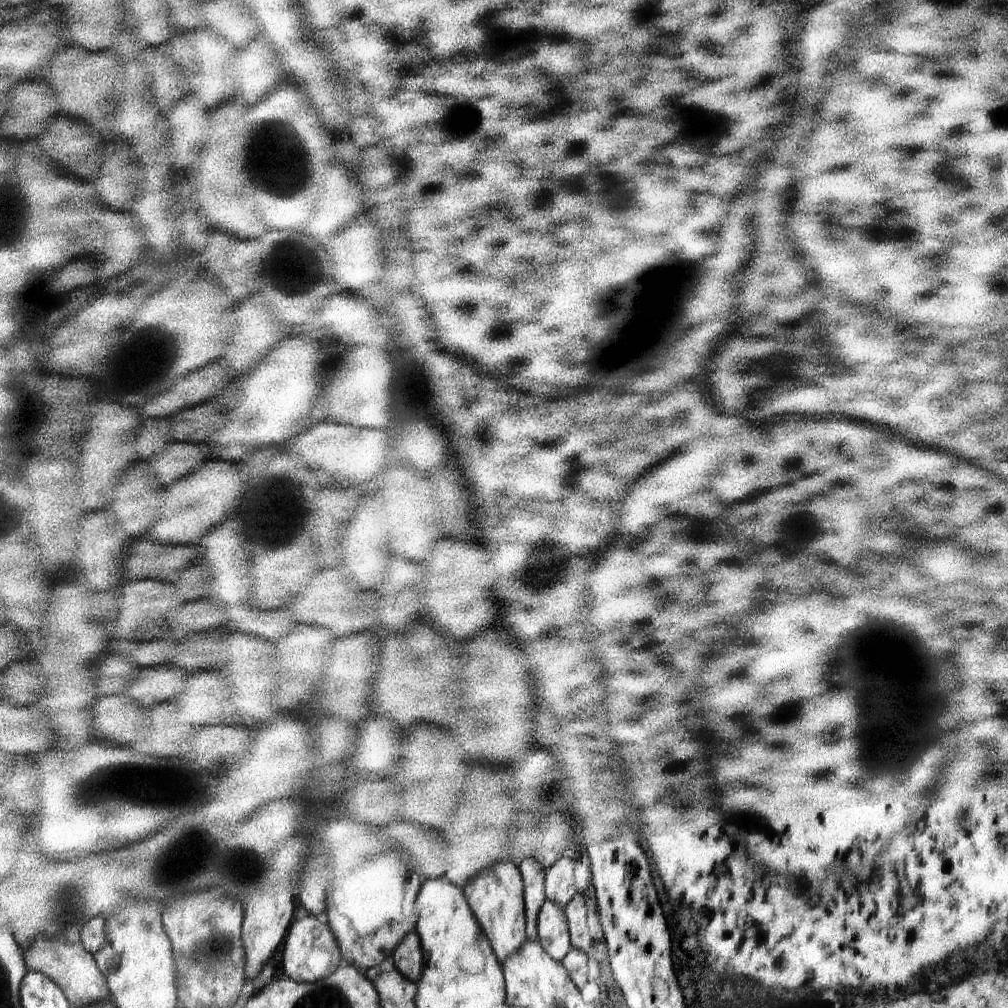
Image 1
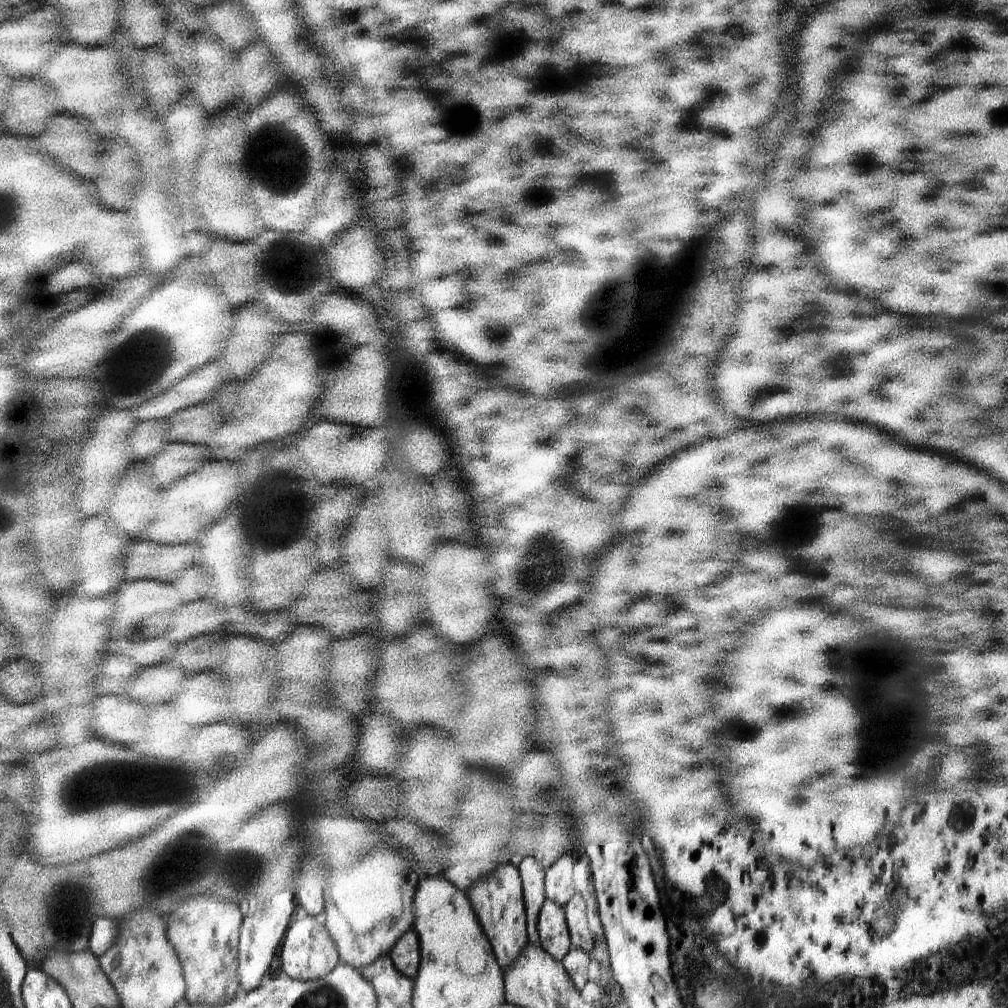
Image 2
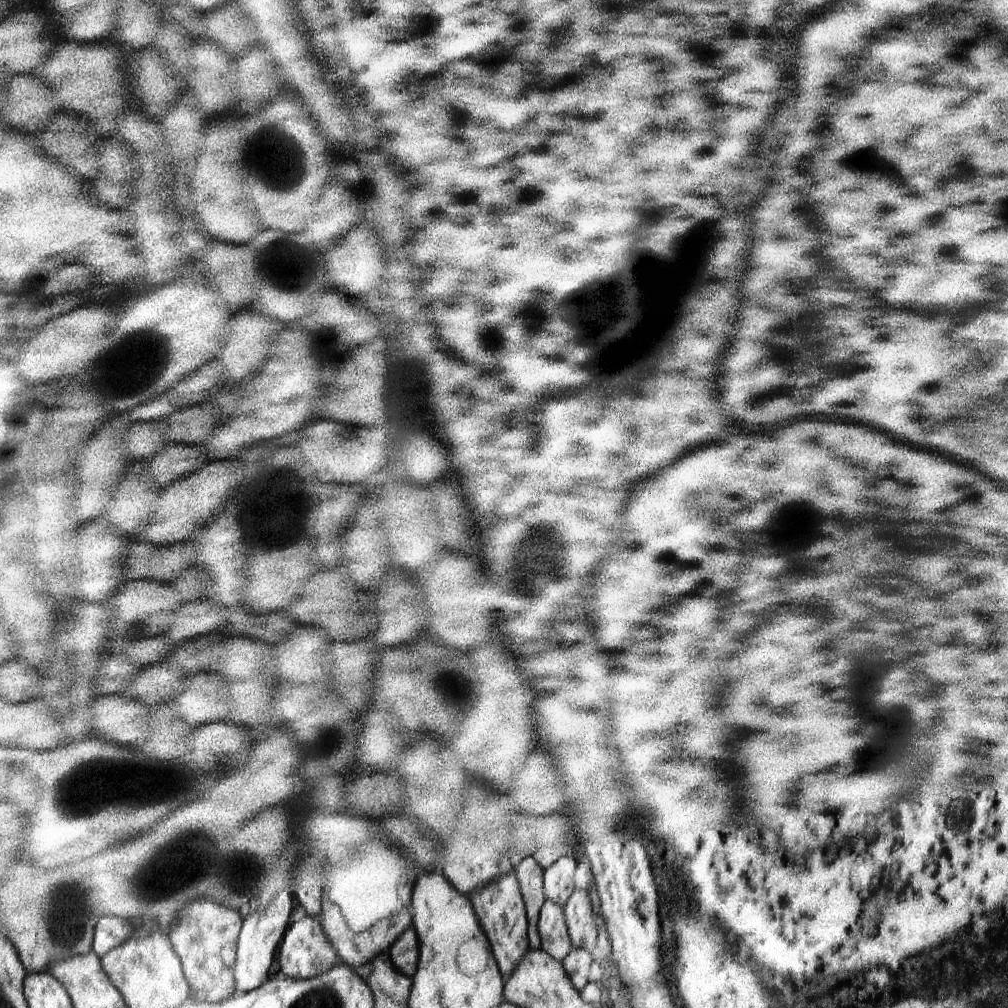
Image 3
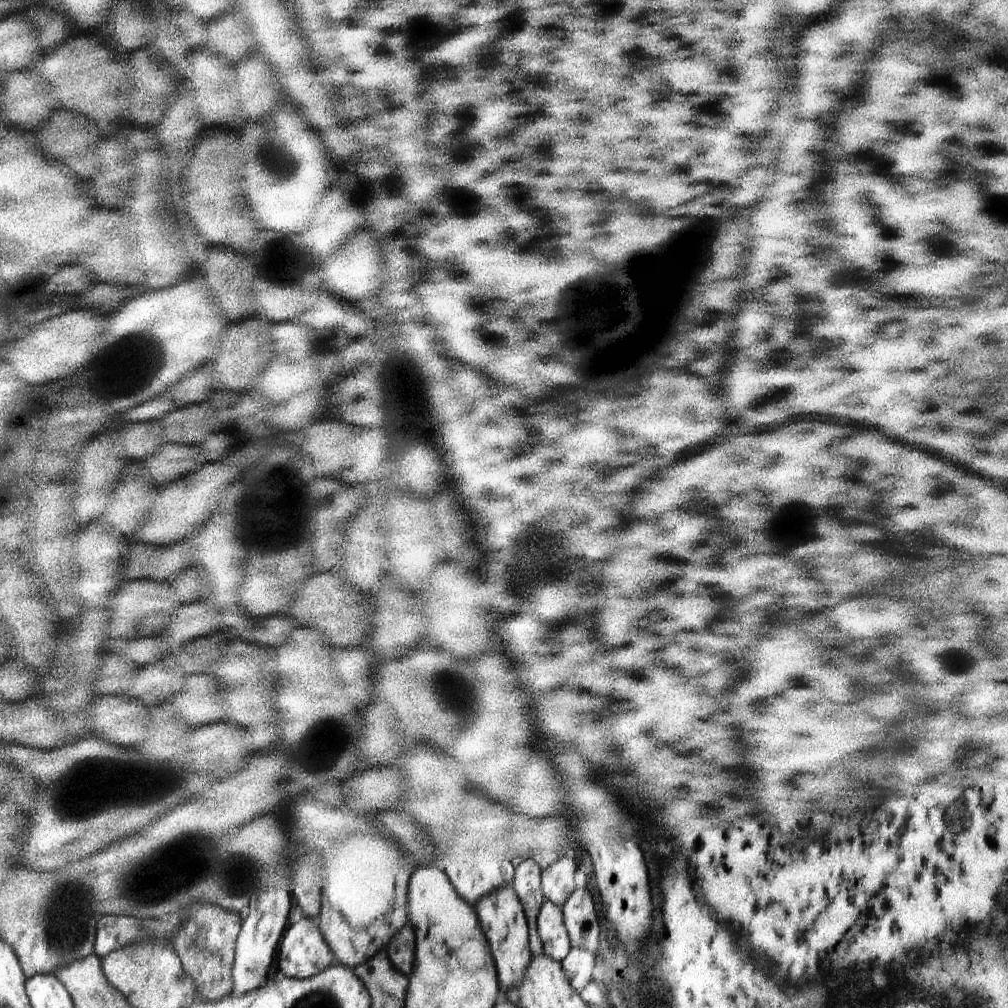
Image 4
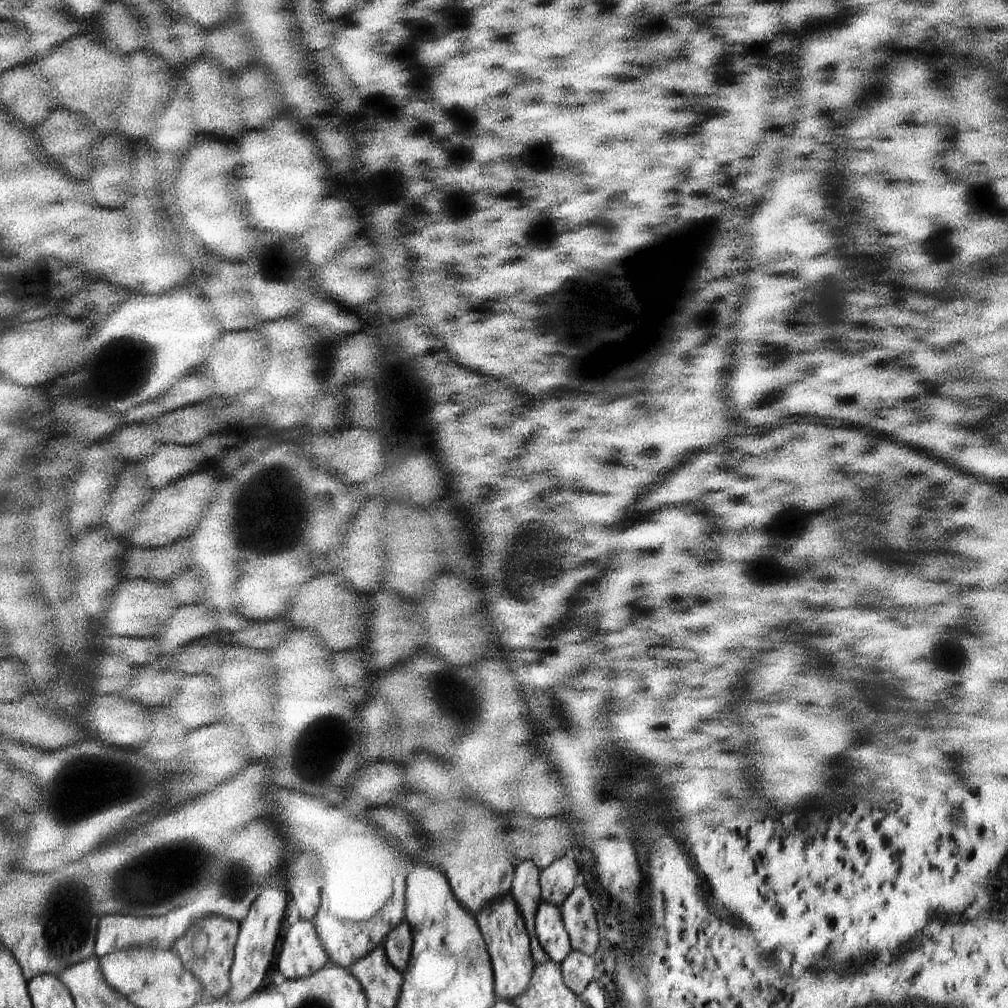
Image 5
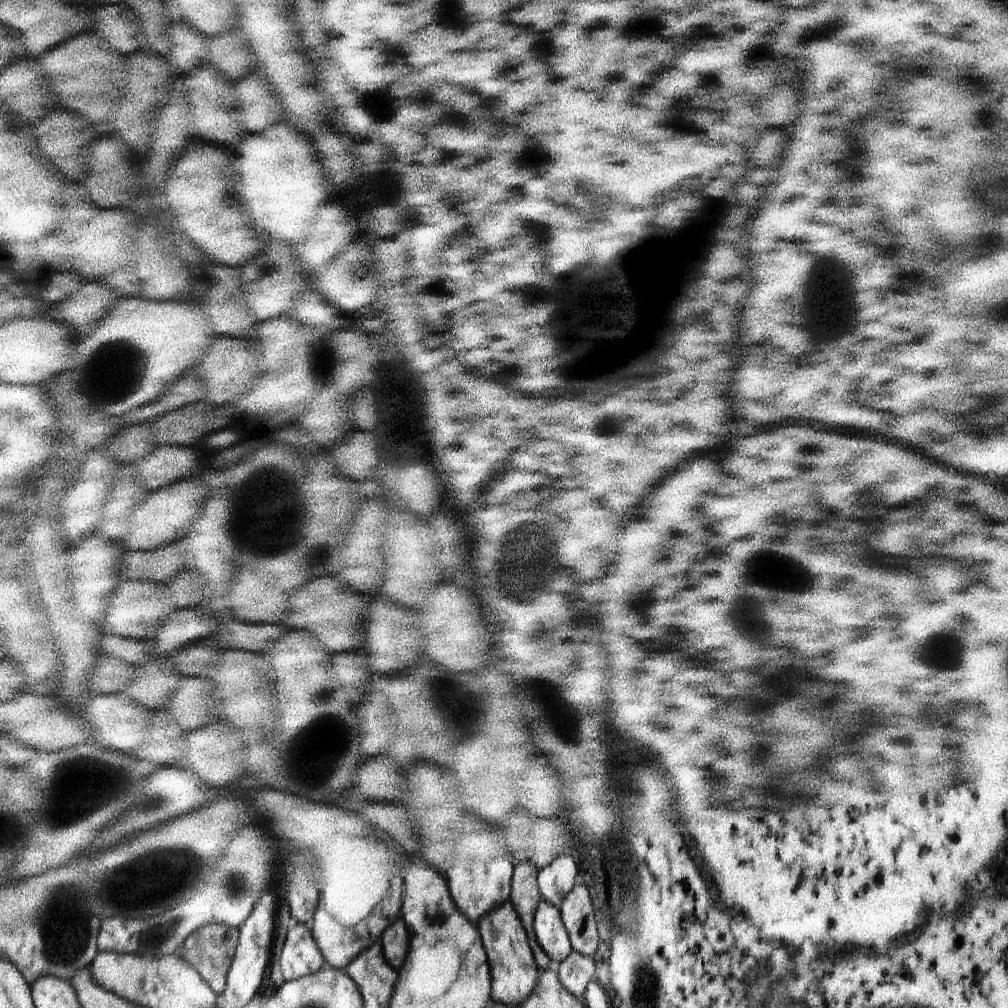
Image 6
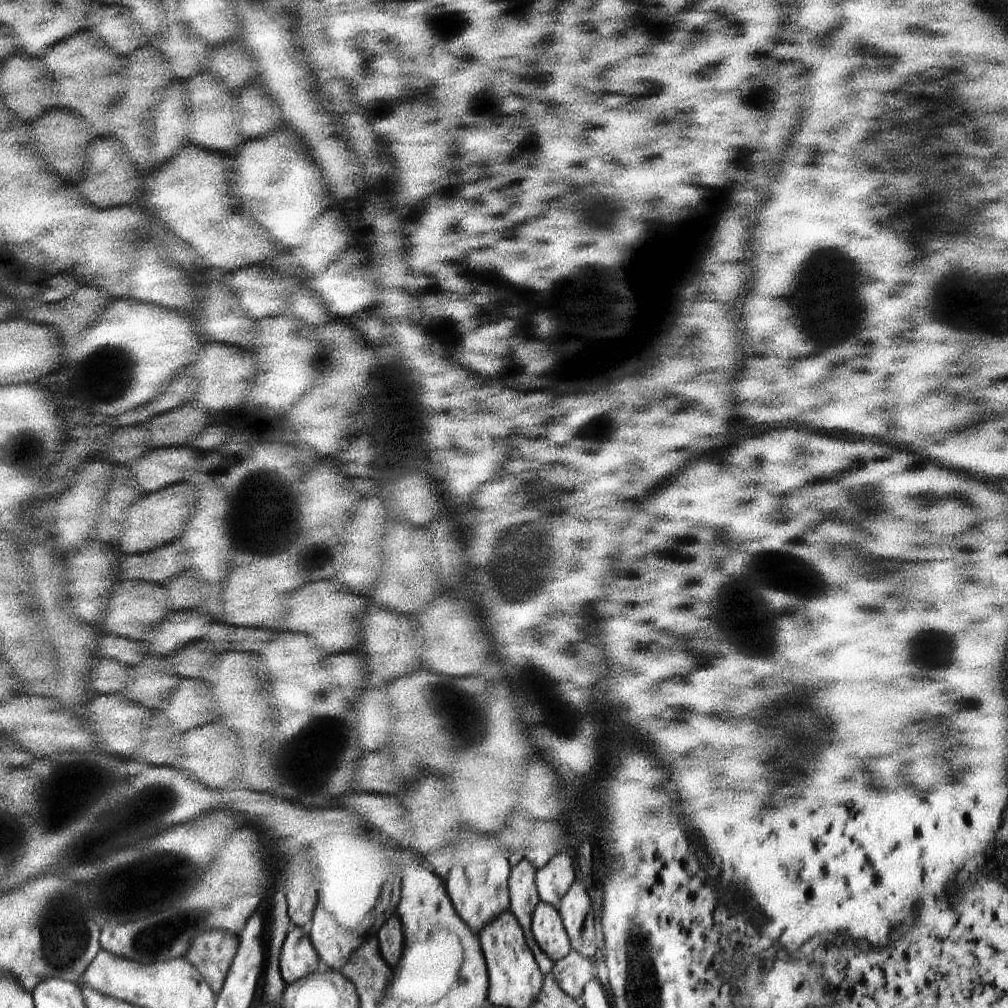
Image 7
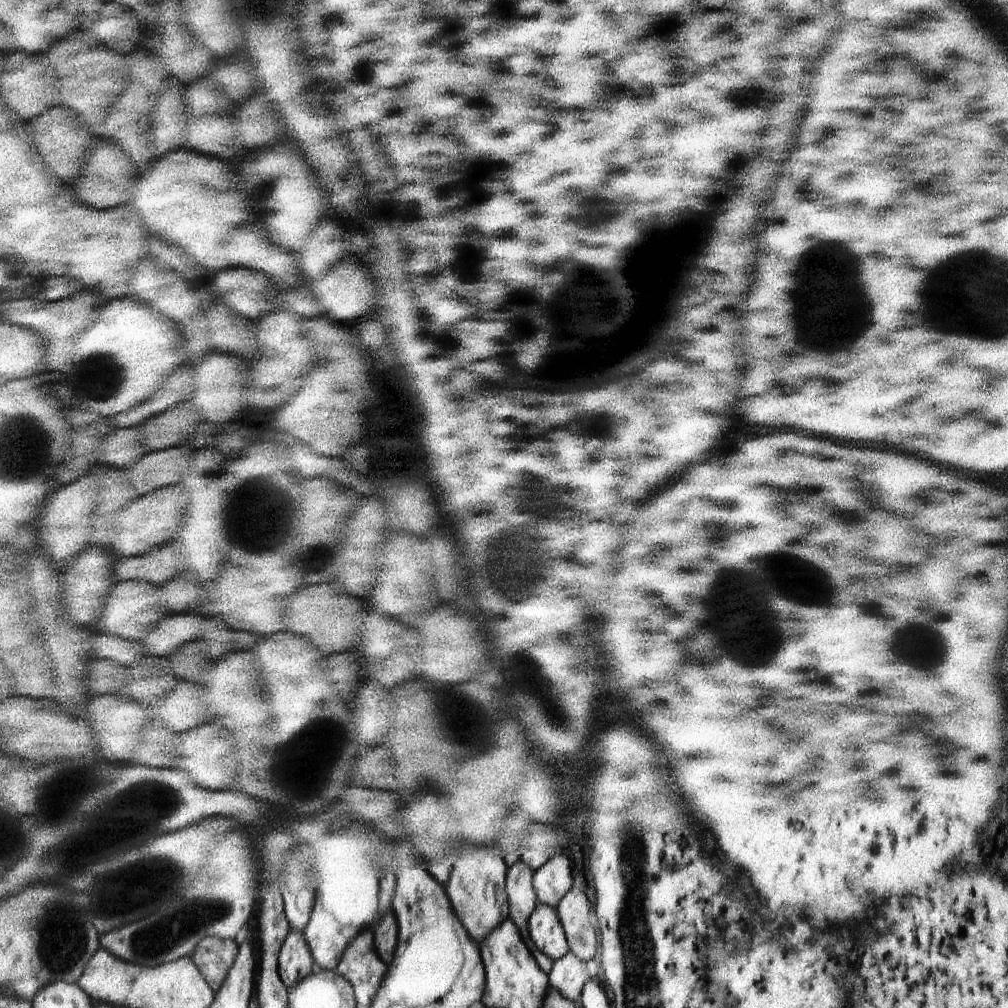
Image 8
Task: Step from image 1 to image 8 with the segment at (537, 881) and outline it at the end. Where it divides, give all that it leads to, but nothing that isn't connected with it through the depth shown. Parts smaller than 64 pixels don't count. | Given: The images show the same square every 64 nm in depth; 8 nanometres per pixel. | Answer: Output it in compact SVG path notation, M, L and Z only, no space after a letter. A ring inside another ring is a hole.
M524 861L508 867L506 892L509 900L509 918L516 924L518 934L529 934L528 918L538 900L533 888L534 872Z

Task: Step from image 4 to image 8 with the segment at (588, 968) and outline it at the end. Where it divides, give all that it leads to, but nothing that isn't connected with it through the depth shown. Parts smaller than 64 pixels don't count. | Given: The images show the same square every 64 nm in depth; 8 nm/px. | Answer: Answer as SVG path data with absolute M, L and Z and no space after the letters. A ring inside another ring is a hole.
M572 952L553 961L552 970L547 974L549 986L558 990L564 998L576 1002L582 994L583 986L591 980L584 960L576 958Z

